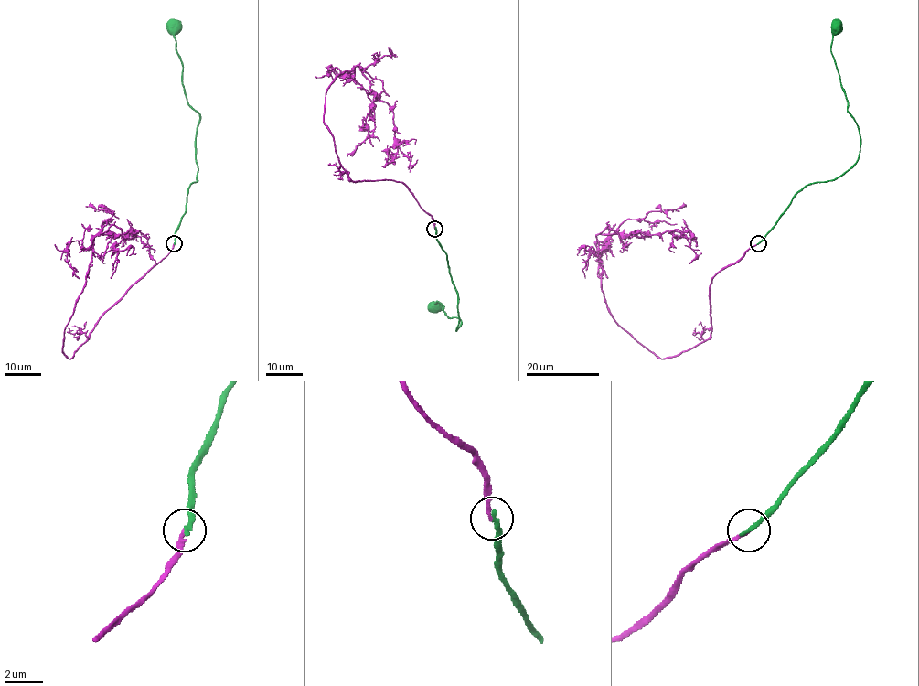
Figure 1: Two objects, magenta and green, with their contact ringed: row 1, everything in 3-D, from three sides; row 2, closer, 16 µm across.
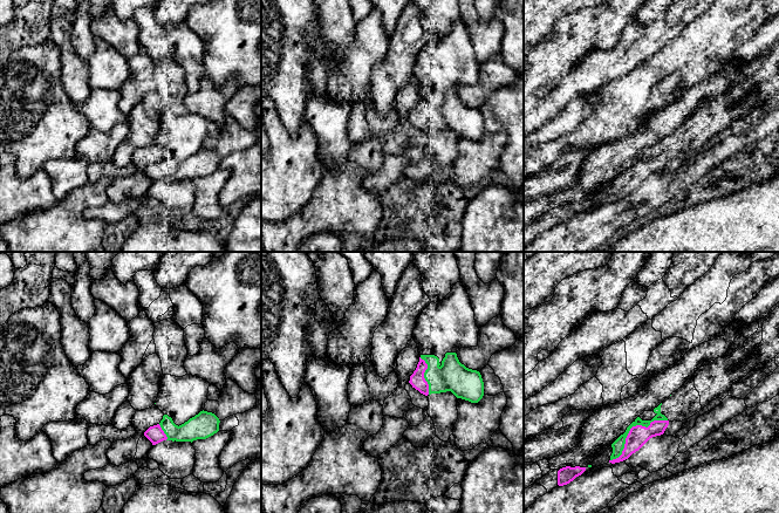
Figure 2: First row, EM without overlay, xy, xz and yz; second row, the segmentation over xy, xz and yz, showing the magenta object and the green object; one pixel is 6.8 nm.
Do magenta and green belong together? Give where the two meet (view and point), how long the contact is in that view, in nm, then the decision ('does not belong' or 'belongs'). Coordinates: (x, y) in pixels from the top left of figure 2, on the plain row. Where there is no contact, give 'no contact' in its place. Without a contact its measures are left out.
yz (630, 166) | 480 nm | belongs

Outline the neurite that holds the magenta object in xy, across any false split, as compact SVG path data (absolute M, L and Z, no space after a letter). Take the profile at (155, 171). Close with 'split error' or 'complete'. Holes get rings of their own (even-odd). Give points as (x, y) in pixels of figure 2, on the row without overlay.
M200 149L182 163L176 163L171 155L163 153L159 162L150 164L144 173L156 183L163 178L193 179L206 177L219 169L219 156L207 149Z; split error

